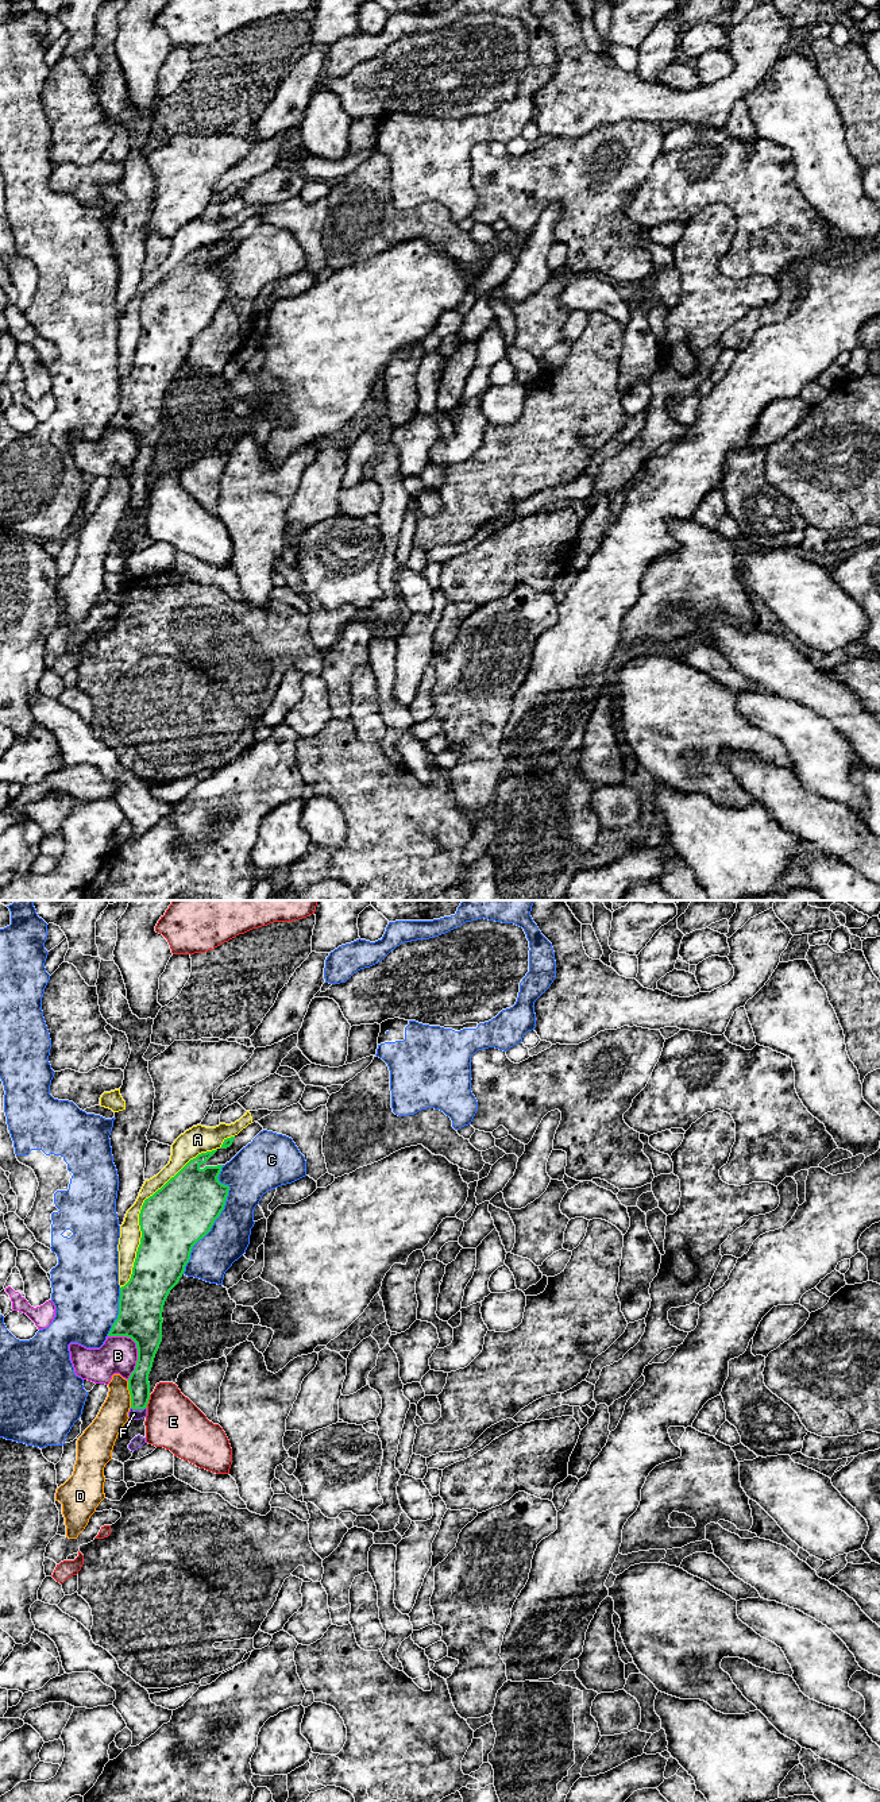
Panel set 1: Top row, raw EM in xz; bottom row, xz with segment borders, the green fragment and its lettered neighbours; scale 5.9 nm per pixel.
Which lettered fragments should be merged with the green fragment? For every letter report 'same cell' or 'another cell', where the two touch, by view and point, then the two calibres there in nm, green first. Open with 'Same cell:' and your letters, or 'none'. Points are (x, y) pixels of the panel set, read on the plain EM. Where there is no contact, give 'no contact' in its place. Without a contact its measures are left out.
Same cell: F
A: another cell | xz (142, 301) | 380/130 nm
B: another cell | xz (136, 440) | 260/220 nm
C: another cell | xz (217, 309) | 380/240 nm
D: another cell | xz (130, 486) | 130/170 nm
E: another cell | xz (147, 494) | 130/320 nm
F: same cell | xz (139, 501) | 130/60 nm

